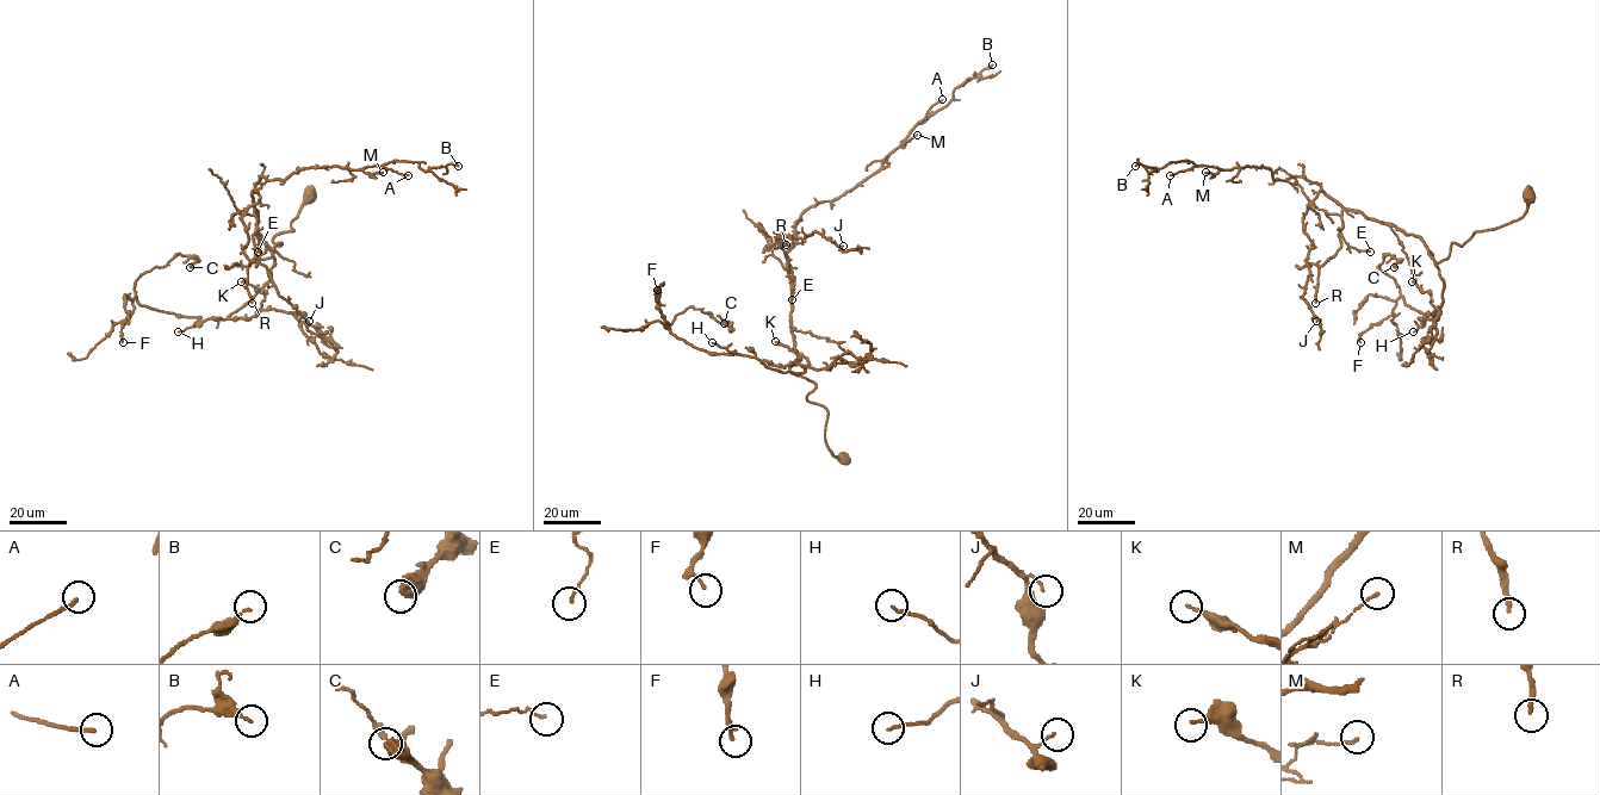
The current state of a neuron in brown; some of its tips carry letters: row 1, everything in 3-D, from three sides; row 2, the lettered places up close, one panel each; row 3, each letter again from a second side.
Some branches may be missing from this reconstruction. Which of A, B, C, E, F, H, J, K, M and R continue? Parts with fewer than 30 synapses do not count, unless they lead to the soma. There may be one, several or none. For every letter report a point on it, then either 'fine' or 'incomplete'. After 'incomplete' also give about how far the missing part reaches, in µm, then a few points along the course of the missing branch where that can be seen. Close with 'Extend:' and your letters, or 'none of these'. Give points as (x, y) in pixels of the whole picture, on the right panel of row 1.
A: at (1170, 175); fine
B: at (1135, 166); fine
C: at (1394, 267); fine
E: at (1370, 252); fine
F: at (1360, 342); fine
H: at (1413, 331); fine
J: at (1316, 321); fine
K: at (1412, 281); fine
M: at (1205, 172); fine
R: at (1315, 303); incomplete; about 30 µm are missing; missing branch runs (1315, 303), (1332, 352), (1332, 356), (1323, 356)
Extend: R

